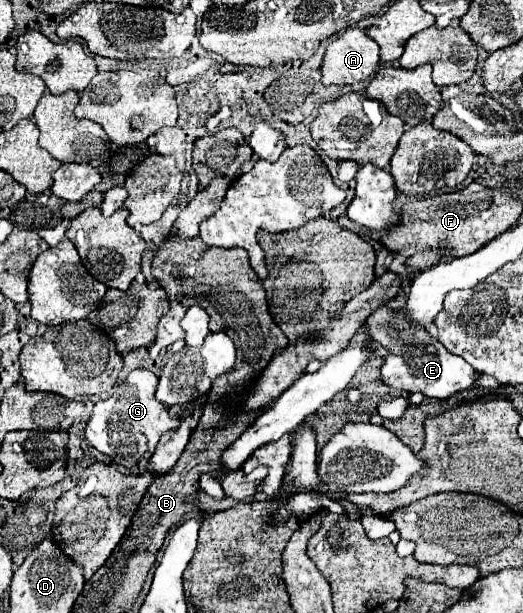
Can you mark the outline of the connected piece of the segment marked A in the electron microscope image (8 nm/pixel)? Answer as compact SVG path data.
M349 27L341 37L329 43L323 65L323 85L353 85L365 81L379 67L379 45L365 29Z

